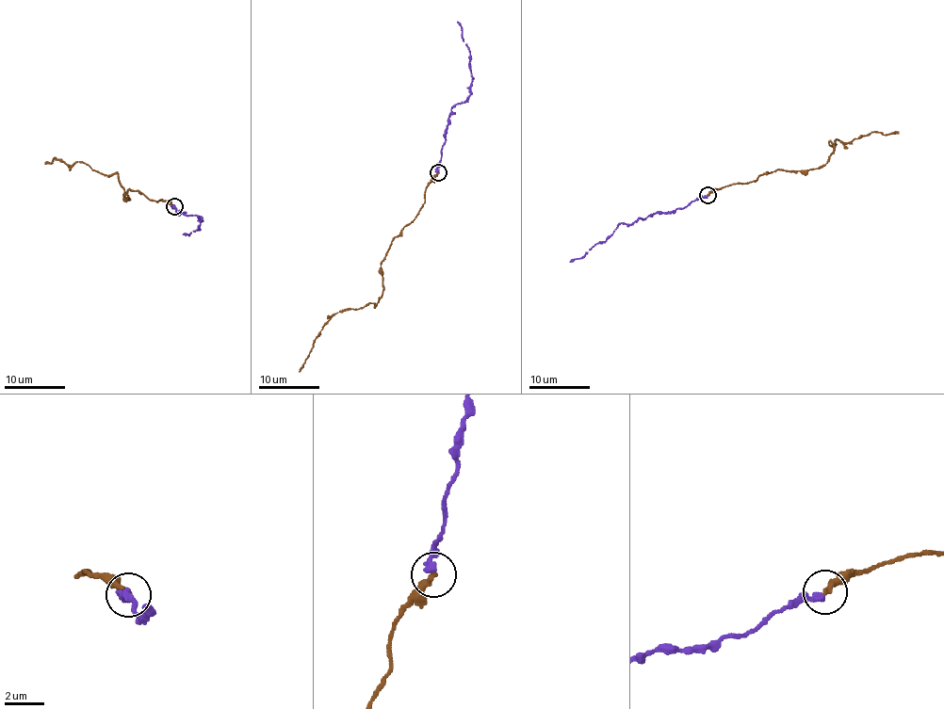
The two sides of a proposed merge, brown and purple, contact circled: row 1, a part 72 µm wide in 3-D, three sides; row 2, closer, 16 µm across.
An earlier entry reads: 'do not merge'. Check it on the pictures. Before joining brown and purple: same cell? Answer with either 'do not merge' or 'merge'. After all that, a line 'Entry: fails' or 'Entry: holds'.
merge
Entry: fails

